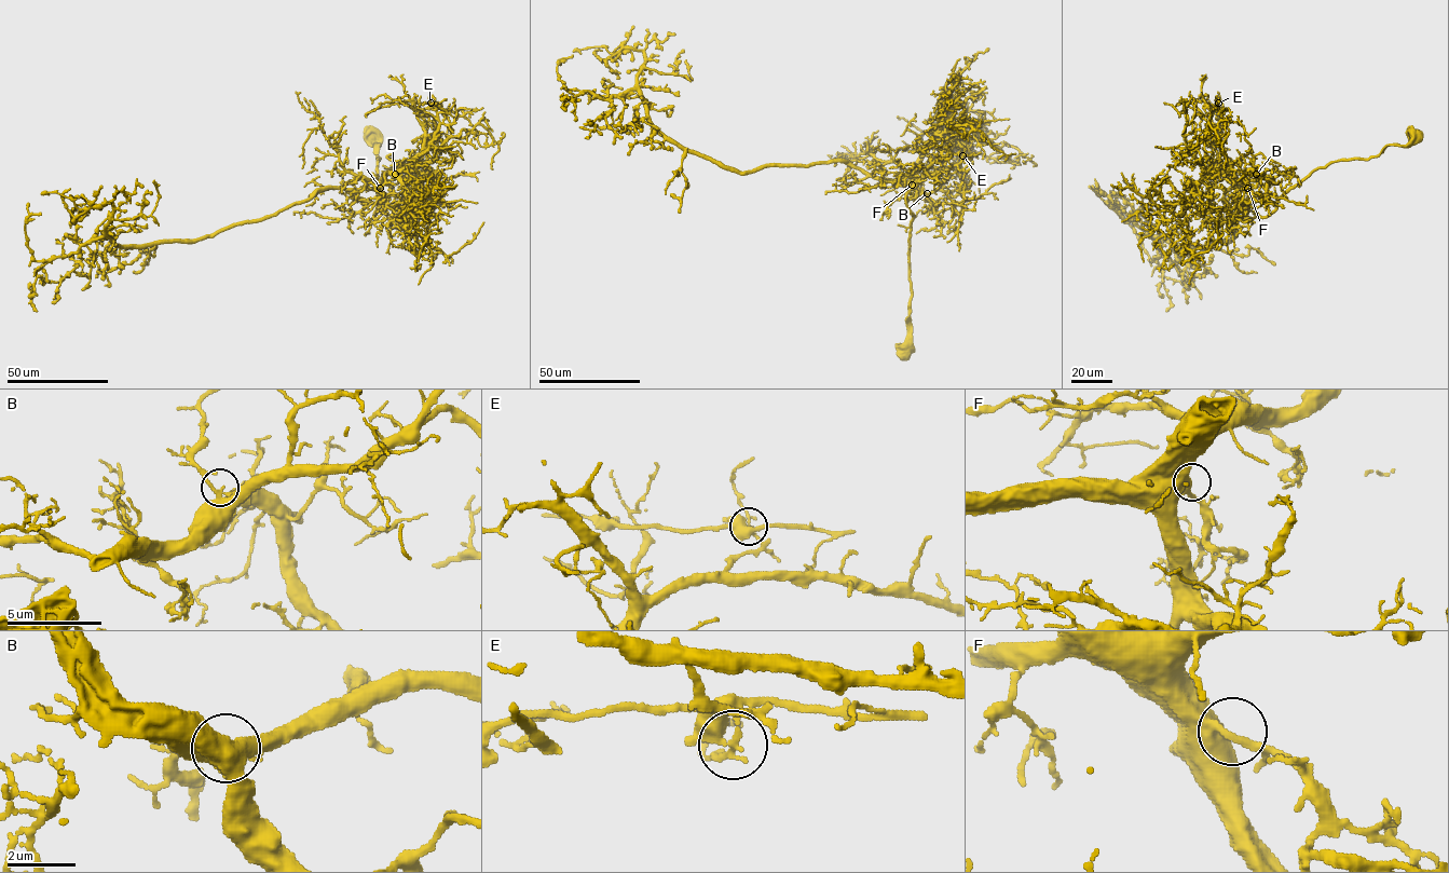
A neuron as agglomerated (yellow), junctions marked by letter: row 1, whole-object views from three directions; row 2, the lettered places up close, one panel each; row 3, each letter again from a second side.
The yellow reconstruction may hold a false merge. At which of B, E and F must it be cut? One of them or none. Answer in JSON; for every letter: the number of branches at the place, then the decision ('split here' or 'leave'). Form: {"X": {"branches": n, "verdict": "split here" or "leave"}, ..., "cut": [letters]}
{"B": {"branches": 2, "verdict": "leave"}, "E": {"branches": 2, "verdict": "split here"}, "F": {"branches": 2, "verdict": "leave"}, "cut": ["E"]}

